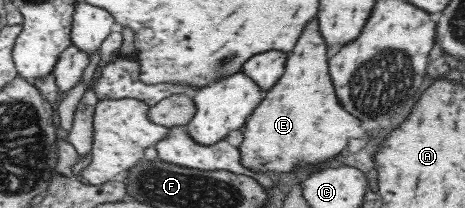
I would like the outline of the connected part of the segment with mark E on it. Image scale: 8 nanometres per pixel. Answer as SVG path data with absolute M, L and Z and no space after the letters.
M311 20L311 24L305 24L305 28L301 31L293 48L286 53L283 74L269 90L263 92L258 106L242 126L243 139L239 143L238 150L239 164L243 168L253 170L253 172L289 172L295 166L299 166L299 162L303 162L307 166L323 164L323 162L331 160L333 156L341 154L343 148L347 146L349 138L363 139L370 133L365 127L361 127L358 119L349 116L339 106L328 73L329 54L327 44L319 34L317 20Z

